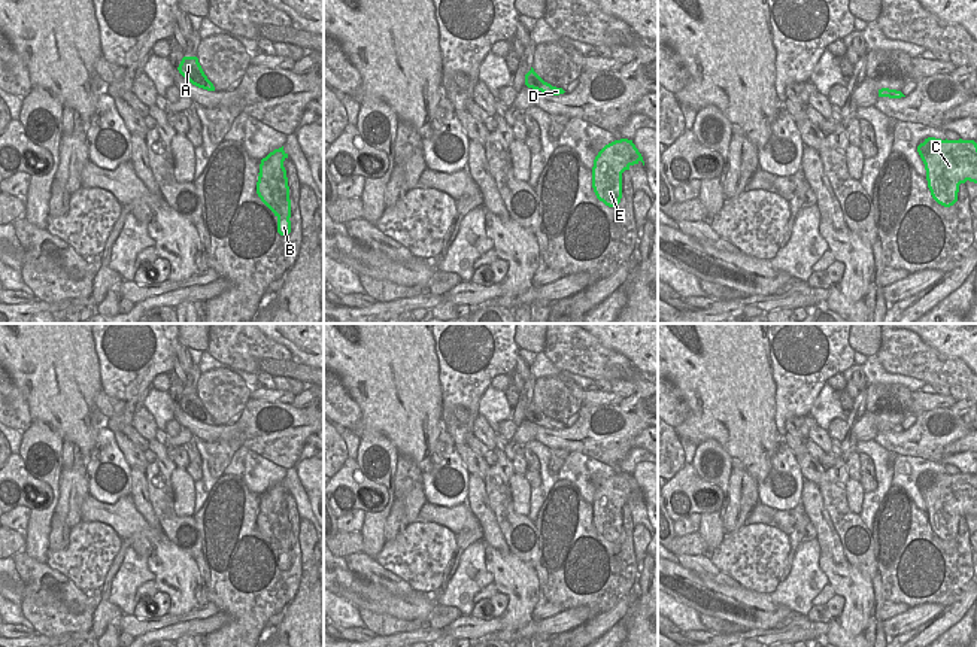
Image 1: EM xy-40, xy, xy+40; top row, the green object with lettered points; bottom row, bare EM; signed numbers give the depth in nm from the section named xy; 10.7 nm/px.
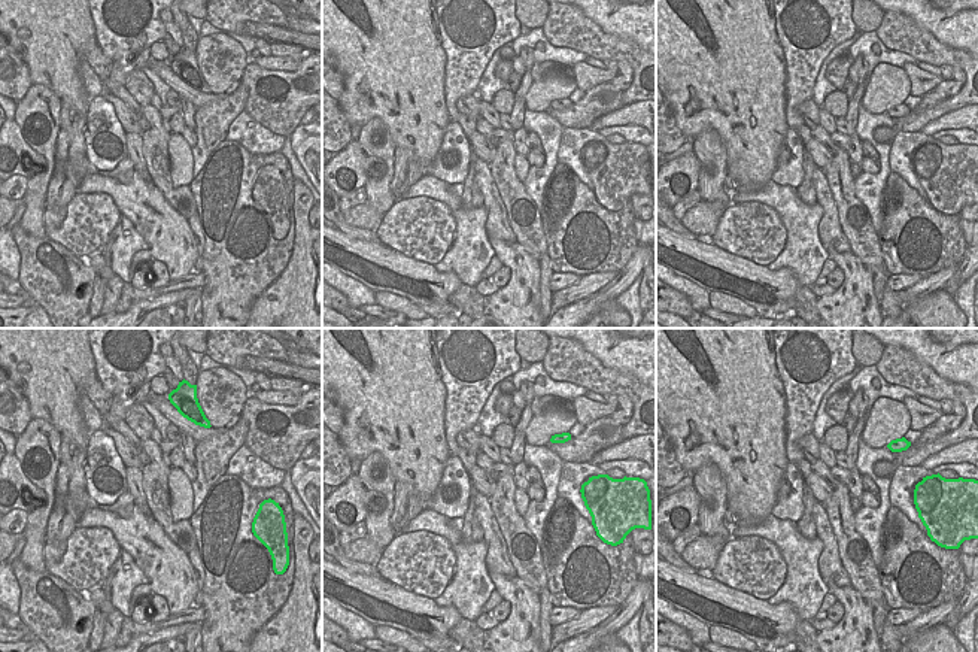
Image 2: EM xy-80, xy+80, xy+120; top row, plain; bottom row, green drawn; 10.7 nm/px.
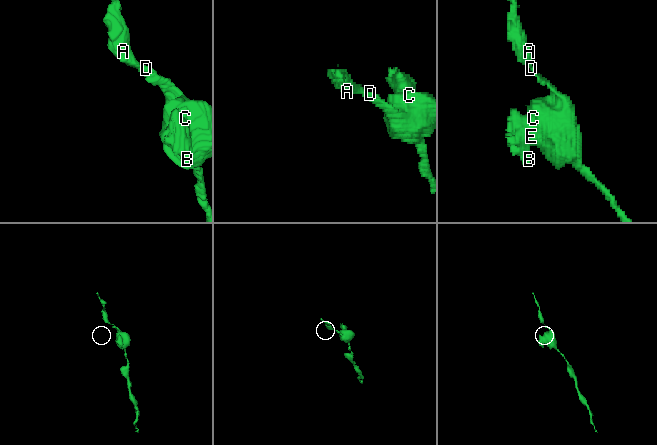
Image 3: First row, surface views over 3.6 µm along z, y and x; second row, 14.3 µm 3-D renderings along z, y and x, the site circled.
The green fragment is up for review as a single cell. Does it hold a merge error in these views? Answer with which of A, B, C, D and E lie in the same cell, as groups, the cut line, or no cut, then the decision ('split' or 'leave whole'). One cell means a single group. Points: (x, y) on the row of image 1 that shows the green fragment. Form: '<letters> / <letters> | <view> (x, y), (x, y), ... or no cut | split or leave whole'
A B C D E | no cut | leave whole

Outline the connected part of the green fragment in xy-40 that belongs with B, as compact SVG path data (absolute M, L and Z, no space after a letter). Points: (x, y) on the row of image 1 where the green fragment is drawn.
M283 146L263 158L257 182L257 194L277 218L277 233L280 236L288 236L291 233L289 186L283 167L286 158L288 154L283 151Z

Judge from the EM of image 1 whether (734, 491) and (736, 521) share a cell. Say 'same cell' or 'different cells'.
same cell

